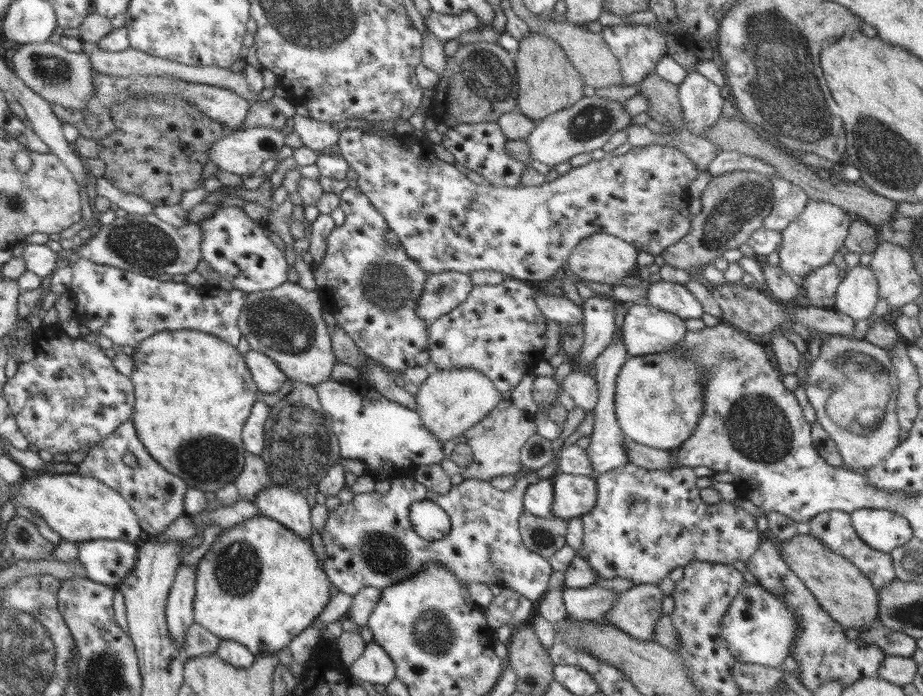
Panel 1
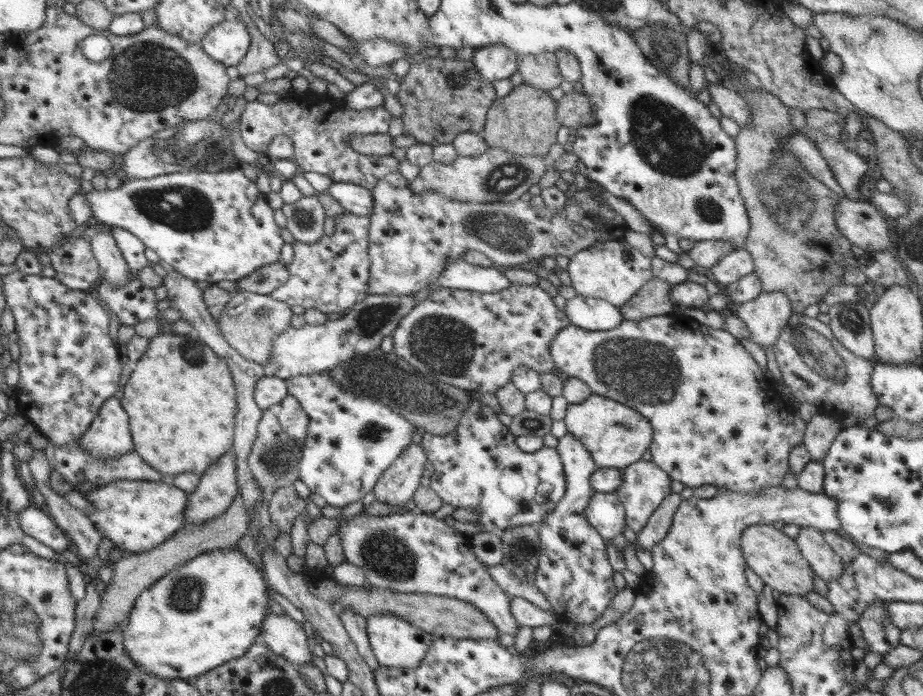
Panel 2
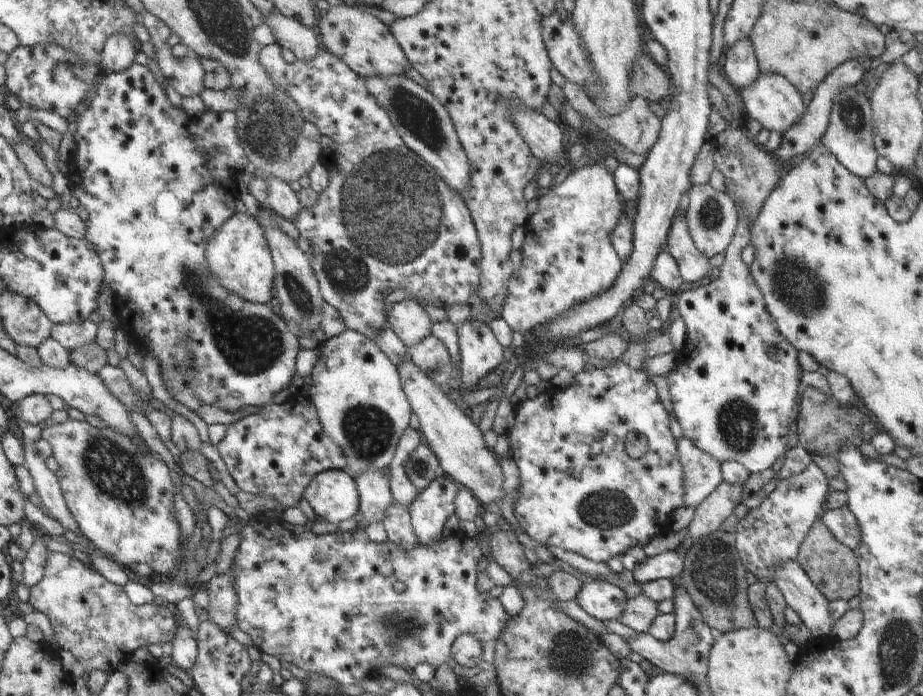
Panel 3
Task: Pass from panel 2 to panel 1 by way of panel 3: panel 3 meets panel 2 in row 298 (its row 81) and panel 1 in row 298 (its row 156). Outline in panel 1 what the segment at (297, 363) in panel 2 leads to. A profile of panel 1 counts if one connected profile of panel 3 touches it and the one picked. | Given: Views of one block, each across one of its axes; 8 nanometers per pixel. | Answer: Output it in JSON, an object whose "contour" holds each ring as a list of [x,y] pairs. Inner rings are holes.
{"contour":[[[442,271],[427,275],[424,292],[420,297],[417,315],[427,324],[444,316],[470,294],[473,284],[469,274],[460,271]]]}

